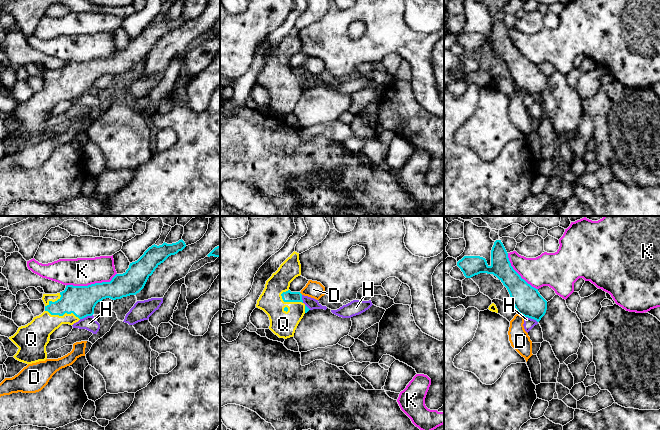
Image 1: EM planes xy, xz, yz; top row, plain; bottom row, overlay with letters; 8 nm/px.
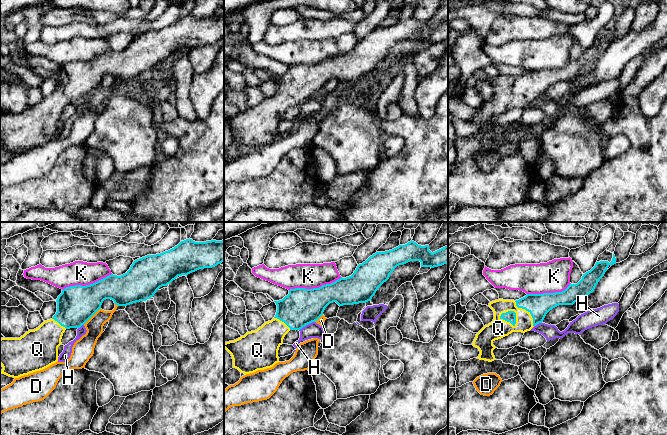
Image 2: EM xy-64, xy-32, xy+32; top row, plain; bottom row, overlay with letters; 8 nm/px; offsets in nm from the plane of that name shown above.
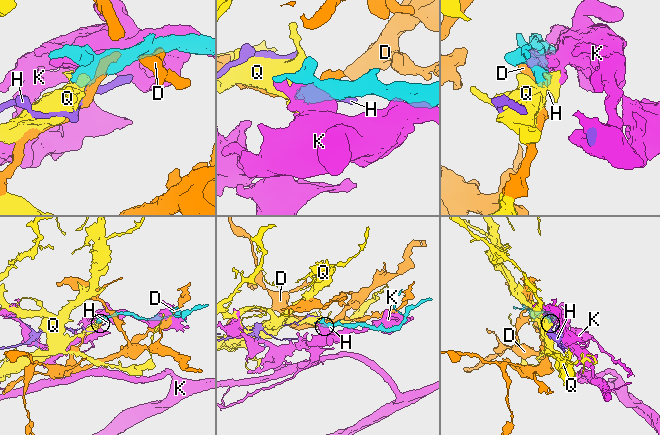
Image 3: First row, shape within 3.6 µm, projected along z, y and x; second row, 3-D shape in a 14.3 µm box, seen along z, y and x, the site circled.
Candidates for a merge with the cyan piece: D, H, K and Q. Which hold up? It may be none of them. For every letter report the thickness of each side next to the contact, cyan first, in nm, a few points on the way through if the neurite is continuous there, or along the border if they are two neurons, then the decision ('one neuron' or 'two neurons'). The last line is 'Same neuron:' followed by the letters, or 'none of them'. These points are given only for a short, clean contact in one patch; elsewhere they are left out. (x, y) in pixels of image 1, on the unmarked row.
D: 240/160 nm | two neurons
H: 240/120 nm | along xy (92, 90), (80, 95) | two neurons
K: 240/220 nm | two neurons
Q: 240/200 nm | across xy (80, 76), (75, 78), (62, 91), (55, 91), (37, 109) | one neuron
Same neuron: Q

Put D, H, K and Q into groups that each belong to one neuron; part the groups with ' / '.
D / H / K / Q

